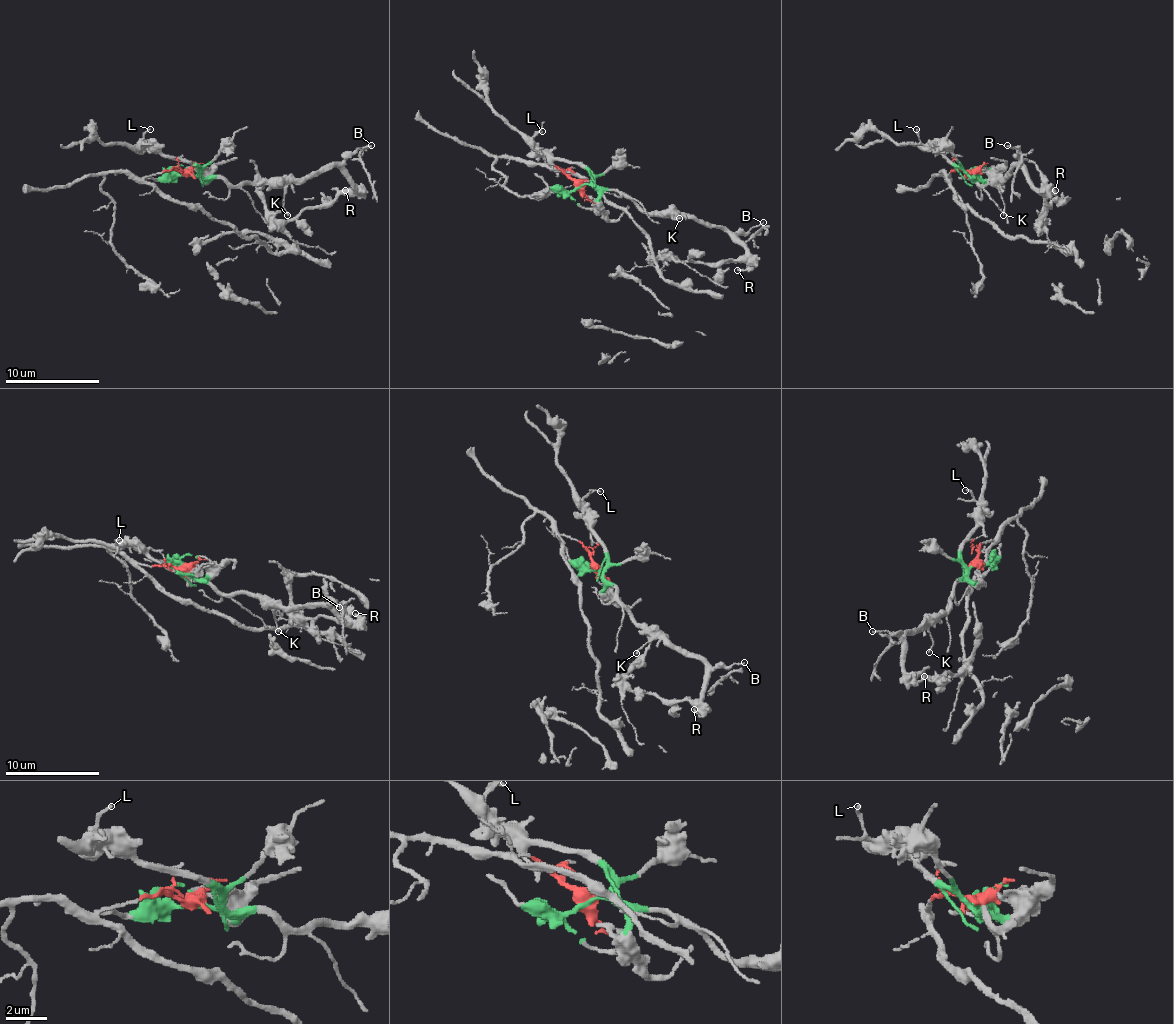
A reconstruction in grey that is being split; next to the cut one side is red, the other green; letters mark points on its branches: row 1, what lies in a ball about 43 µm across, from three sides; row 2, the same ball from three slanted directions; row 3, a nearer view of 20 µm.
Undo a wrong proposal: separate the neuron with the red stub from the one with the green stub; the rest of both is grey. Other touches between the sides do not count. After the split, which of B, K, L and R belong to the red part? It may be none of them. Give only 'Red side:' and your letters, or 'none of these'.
Red side: none of these

